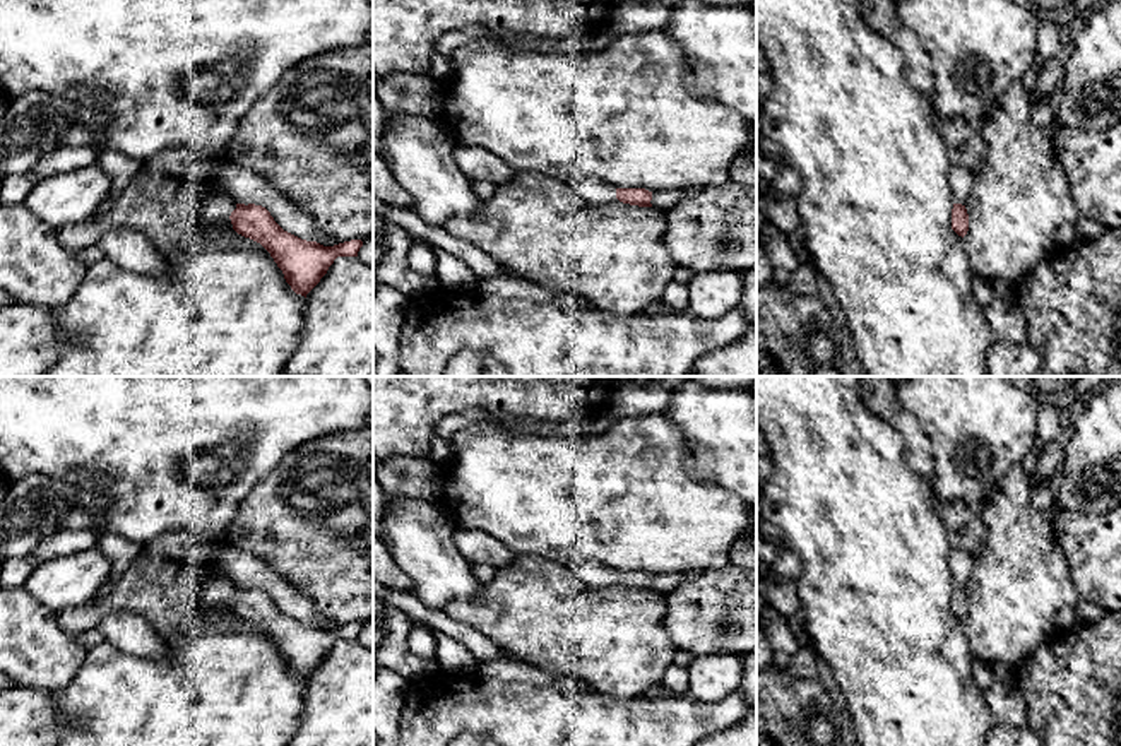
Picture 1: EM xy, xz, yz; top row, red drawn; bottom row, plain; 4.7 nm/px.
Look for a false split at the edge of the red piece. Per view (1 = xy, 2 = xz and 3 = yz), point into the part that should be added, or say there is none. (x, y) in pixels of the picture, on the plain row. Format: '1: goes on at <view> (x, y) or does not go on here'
1: goes on at xy (218, 589)
2: goes on at xz (593, 574)
3: does not go on here

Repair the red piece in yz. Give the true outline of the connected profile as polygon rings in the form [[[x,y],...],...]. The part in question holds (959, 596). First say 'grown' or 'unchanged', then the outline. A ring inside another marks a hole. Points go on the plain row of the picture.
unchanged; [[[953,587],[953,592],[952,592],[952,613],[962,621],[969,614],[969,597],[967,597],[965,589],[962,589],[962,587]]]

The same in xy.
grown; [[[211,575],[200,587],[205,607],[231,604],[233,613],[260,626],[282,654],[296,678],[306,678],[320,666],[337,640],[358,640],[361,623],[323,630],[284,614],[270,595],[255,587],[238,587],[224,575]]]

